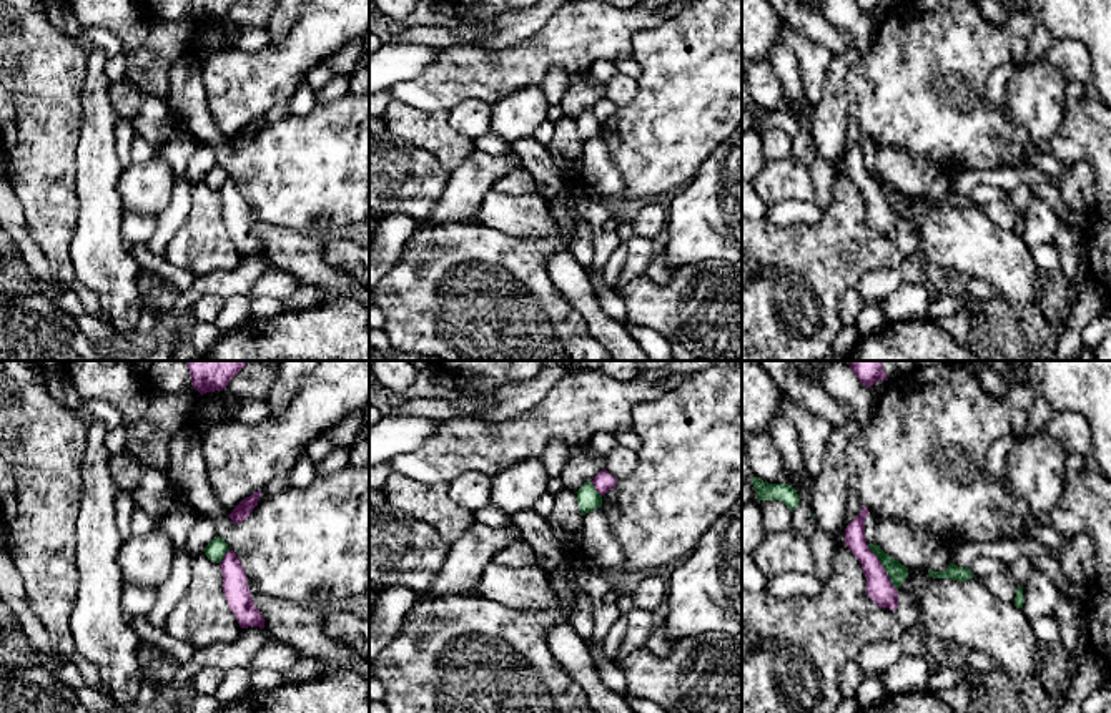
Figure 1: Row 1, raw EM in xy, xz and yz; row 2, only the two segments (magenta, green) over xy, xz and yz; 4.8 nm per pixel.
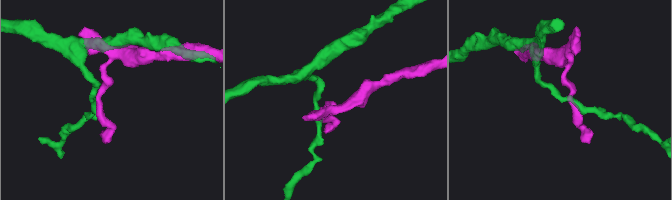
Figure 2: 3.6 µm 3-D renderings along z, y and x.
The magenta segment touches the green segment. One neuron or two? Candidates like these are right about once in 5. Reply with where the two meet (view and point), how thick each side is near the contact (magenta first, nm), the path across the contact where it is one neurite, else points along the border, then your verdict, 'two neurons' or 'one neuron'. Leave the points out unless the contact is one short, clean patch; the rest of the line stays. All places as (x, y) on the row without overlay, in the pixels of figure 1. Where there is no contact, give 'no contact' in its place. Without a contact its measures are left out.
meets magenta in yz at (882, 195); 130 nm thick on the magenta side, 90 nm on the other; border along yz (867, 172), (897, 216); two neurons

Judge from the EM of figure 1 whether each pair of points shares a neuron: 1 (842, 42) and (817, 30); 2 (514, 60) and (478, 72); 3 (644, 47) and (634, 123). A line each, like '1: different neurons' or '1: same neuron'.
1: same neuron
2: same neuron
3: same neuron

